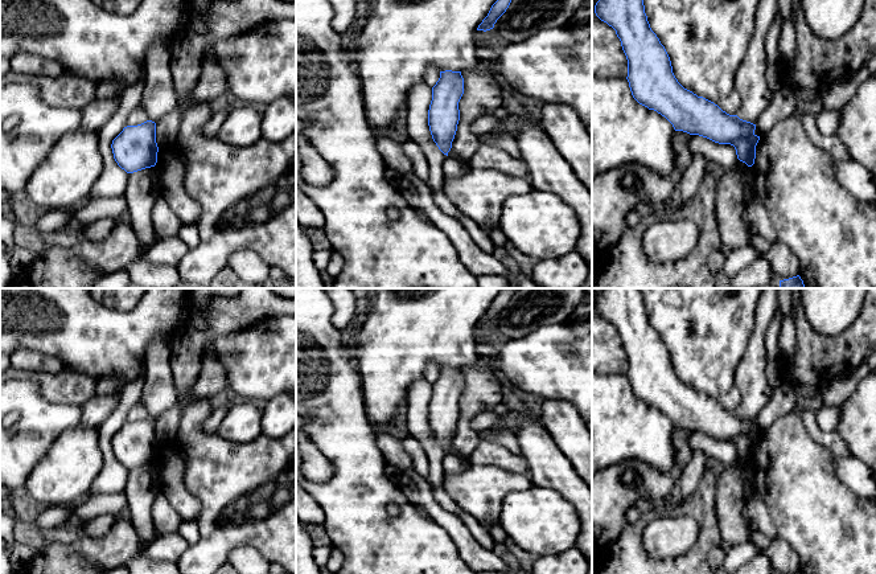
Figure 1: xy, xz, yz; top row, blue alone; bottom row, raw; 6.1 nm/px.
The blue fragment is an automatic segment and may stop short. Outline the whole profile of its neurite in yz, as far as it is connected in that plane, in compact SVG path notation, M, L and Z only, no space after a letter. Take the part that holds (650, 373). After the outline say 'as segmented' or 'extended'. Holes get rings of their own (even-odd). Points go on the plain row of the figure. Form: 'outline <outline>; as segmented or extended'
outline M604 288L595 302L595 309L601 317L606 319L616 327L616 331L621 337L622 347L628 356L626 376L629 378L633 394L639 401L665 413L673 421L675 427L699 431L719 440L731 440L735 443L740 458L745 459L748 463L754 460L756 442L760 436L760 432L754 430L756 421L743 417L737 411L727 410L713 398L703 393L698 393L678 378L673 369L671 357L665 343L650 324L641 288Z; as segmented

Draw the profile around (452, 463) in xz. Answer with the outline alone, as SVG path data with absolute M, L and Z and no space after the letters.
M445 454L441 466L444 470L444 480L447 475L461 473L469 467L469 463L465 458L461 458L456 454Z

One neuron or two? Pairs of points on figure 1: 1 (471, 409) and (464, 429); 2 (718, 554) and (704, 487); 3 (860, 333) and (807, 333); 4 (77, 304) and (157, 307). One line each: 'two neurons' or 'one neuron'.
1: one neuron
2: two neurons
3: one neuron
4: one neuron

